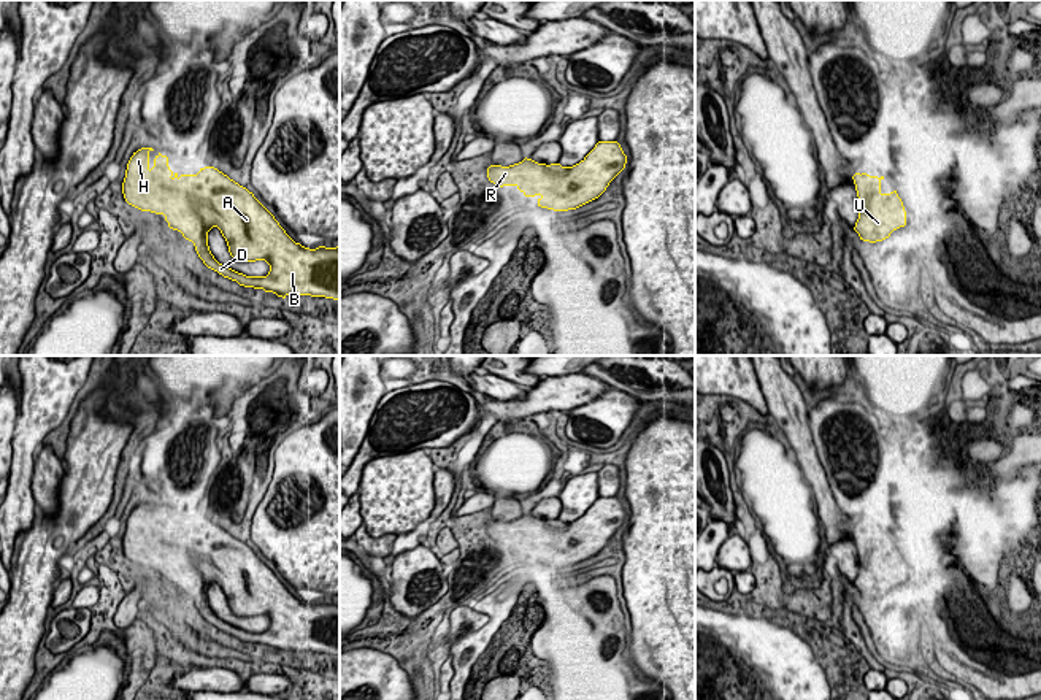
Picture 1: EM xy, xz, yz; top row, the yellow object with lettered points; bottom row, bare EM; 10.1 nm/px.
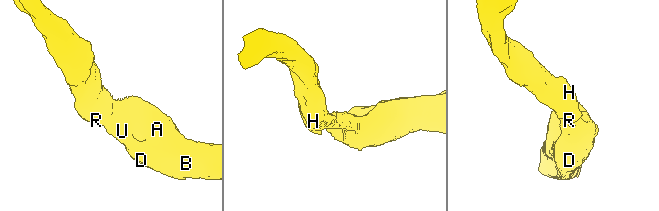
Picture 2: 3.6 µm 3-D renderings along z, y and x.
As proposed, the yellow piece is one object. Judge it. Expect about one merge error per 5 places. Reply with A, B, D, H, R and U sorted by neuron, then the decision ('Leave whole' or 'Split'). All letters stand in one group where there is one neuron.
Groups: A B D H R U. Leave whole

